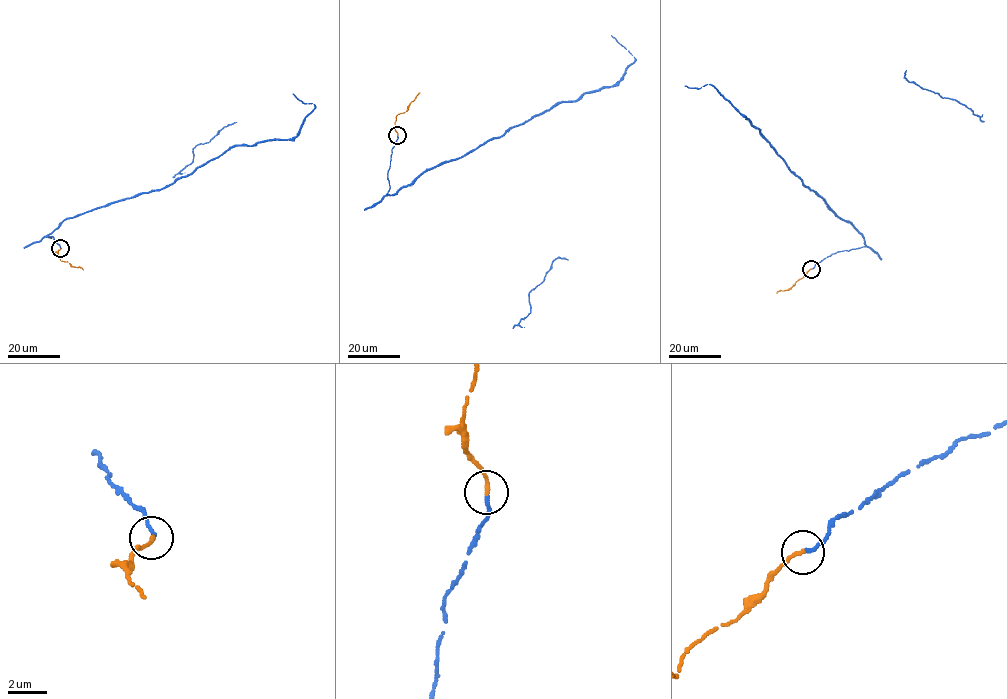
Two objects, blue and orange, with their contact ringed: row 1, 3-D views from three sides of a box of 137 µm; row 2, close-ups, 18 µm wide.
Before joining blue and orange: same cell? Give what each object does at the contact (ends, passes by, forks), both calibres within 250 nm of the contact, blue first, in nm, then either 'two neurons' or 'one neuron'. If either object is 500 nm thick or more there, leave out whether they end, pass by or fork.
blue ends | orange ends | 220/240 nm | one neuron

